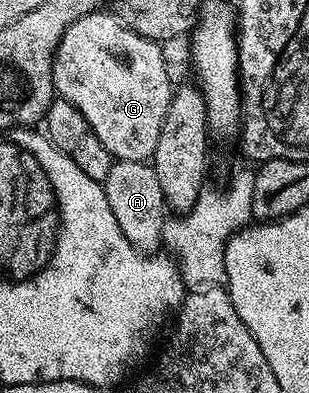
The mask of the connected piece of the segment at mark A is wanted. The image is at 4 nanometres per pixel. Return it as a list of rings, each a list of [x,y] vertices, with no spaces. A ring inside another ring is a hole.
[[[114,161],[102,188],[107,194],[108,205],[111,206],[111,212],[123,231],[123,236],[136,246],[138,251],[154,251],[154,247],[162,243],[162,226],[167,219],[167,205],[153,166],[148,161]]]

